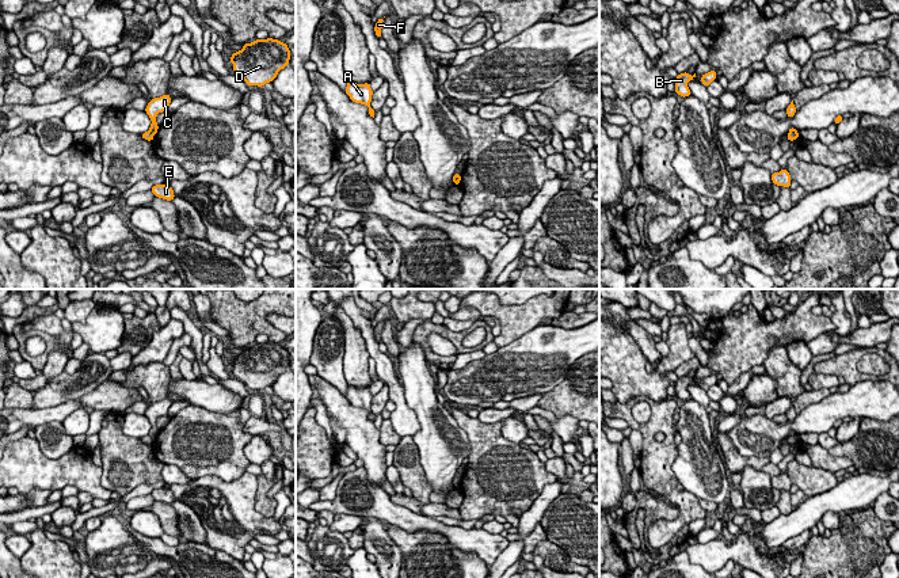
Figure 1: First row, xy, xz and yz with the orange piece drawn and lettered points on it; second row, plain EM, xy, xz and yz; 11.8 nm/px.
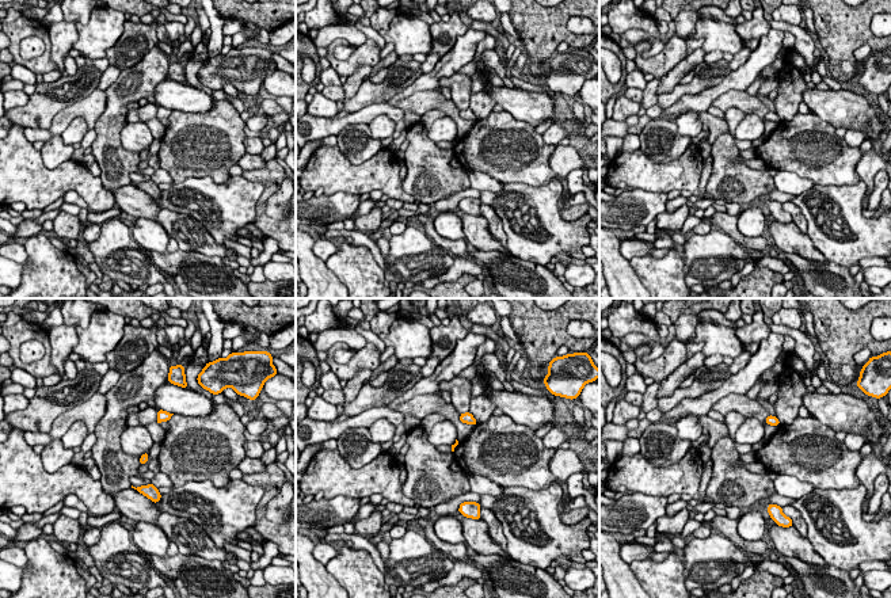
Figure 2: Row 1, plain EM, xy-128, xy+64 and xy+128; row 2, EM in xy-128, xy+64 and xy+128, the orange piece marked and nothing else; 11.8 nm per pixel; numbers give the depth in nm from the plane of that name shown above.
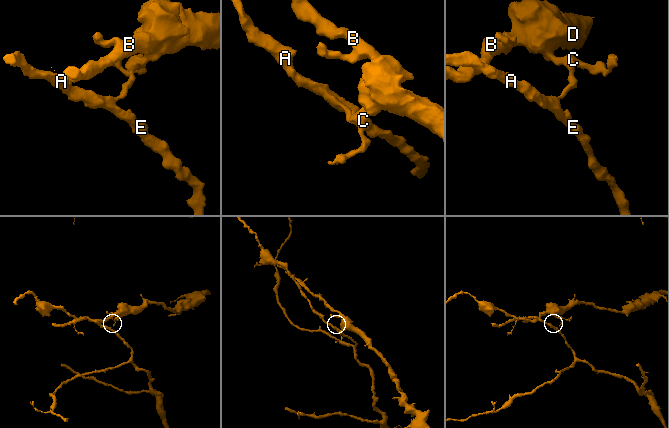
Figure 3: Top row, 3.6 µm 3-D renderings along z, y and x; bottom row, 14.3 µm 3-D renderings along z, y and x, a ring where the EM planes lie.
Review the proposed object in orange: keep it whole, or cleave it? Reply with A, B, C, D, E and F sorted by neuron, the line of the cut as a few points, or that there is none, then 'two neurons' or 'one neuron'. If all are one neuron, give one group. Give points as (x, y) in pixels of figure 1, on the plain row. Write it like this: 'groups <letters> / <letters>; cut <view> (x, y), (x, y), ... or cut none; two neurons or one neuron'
groups A E / B C D F; cut yz (789, 434), (796, 436); two neurons

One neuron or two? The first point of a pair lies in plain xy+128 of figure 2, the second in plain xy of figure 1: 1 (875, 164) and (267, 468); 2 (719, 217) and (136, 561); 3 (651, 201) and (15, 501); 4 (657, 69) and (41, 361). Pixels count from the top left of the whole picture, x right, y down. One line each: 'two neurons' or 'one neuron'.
1: two neurons
2: two neurons
3: one neuron
4: one neuron

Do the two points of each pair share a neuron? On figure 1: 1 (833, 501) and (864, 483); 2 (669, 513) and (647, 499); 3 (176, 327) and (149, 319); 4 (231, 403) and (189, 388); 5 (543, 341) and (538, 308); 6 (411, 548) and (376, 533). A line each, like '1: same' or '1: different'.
1: same
2: same
3: different
4: same
5: different
6: different

